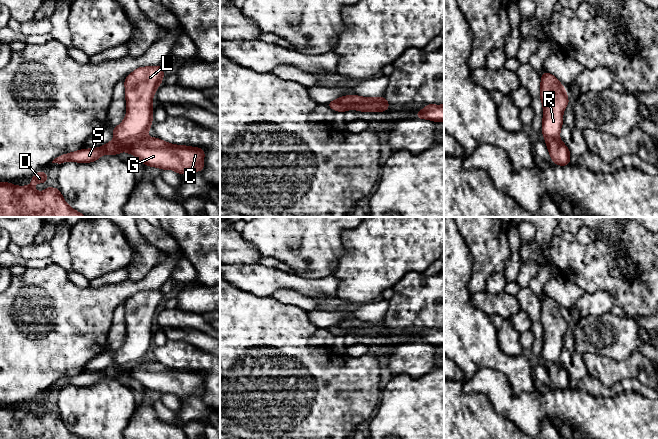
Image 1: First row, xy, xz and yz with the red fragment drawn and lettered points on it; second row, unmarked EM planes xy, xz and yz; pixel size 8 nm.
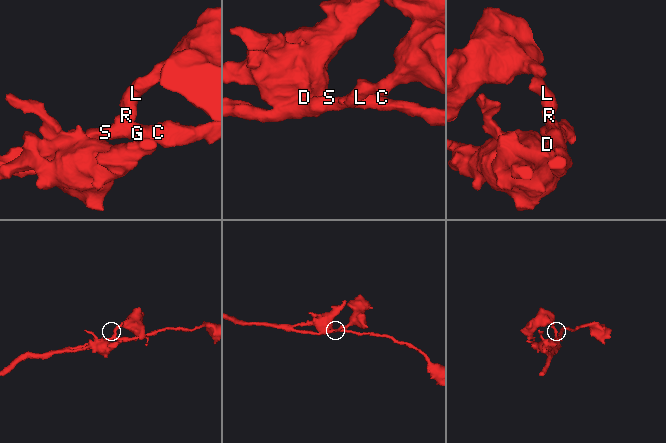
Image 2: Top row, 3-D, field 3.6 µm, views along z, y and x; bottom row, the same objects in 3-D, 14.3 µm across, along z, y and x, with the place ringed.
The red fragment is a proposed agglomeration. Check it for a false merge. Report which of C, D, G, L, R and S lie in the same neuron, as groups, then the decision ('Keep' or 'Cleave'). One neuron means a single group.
Groups: C D G S / L R. Cleave

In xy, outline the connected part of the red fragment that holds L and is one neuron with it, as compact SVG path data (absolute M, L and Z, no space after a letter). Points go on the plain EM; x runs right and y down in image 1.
M161 289L138 291L125 302L127 337L120 349L111 352L117 365L140 362L150 356L152 323L163 302Z

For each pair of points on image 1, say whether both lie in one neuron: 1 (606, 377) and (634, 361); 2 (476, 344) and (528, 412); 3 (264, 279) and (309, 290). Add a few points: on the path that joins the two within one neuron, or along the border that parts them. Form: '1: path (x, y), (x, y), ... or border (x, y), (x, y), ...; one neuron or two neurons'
1: path (613, 372), (627, 368); one neuron
2: border (473, 374), (494, 368), (511, 388); two neurons
3: path (275, 280), (292, 281), (298, 284); one neuron

